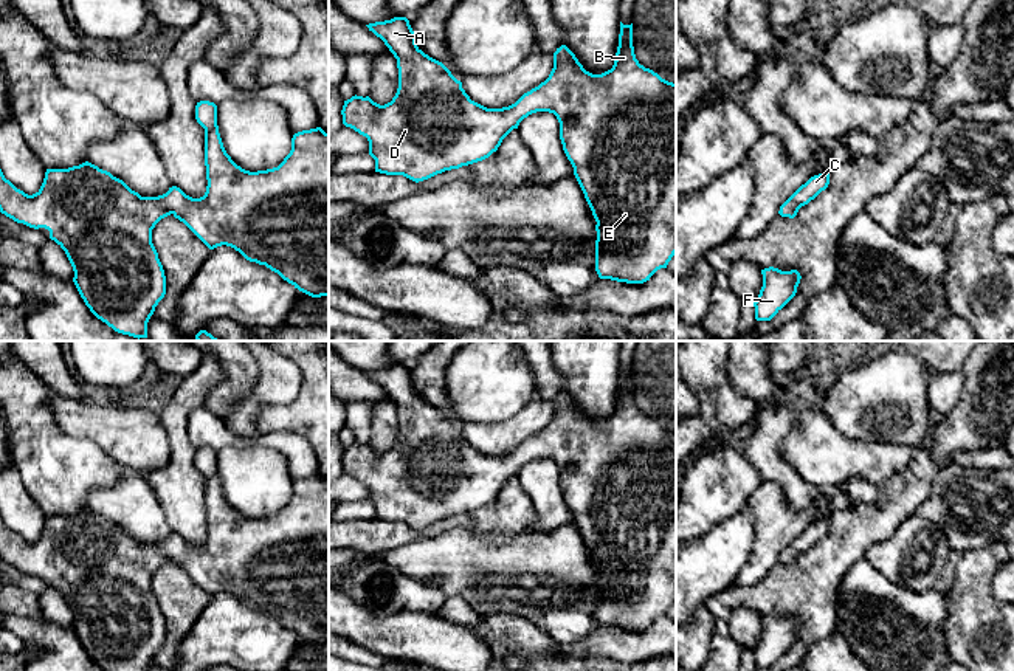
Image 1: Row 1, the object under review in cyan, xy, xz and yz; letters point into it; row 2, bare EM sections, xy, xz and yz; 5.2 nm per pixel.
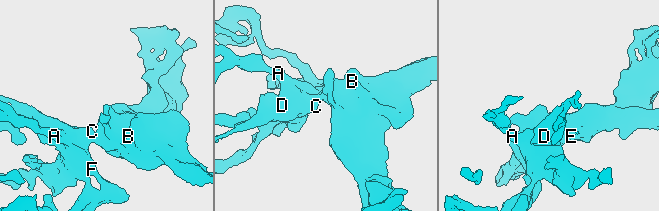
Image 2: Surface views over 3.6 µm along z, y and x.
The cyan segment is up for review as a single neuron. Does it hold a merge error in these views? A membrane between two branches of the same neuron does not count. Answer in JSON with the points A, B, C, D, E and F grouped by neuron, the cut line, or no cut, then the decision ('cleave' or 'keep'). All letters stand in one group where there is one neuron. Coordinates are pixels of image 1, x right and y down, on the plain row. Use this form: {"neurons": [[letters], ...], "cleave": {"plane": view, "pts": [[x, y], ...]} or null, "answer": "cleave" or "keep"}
{"neurons": [["A", "B", "C", "D", "E", "F"]], "cleave": null, "answer": "keep"}

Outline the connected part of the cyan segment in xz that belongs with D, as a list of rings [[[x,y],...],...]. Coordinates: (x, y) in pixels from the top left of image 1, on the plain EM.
[[[394,364],[366,372],[380,384],[397,406],[398,435],[391,449],[380,452],[369,443],[352,443],[344,448],[343,471],[369,488],[369,502],[375,507],[375,519],[403,522],[416,530],[445,518],[459,516],[488,505],[502,487],[518,476],[532,460],[554,460],[560,470],[563,497],[574,514],[574,522],[597,569],[595,618],[600,626],[626,631],[643,631],[660,615],[667,615],[676,601],[676,431],[639,411],[633,394],[633,370],[620,369],[619,394],[611,417],[592,422],[583,415],[575,401],[561,392],[554,400],[554,415],[538,434],[524,440],[515,451],[487,456],[462,435],[451,418],[425,401],[416,391],[409,367]]]

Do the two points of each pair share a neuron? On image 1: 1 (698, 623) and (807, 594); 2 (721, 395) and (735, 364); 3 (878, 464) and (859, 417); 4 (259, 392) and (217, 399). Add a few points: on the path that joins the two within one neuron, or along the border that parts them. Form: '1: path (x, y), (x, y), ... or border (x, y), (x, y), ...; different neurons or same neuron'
1: border (704, 606), (717, 619); different neurons
2: border (726, 357), (729, 381), (758, 400); different neurons
3: border (836, 425), (856, 439), (895, 442), (904, 447); different neurons
4: border (255, 358), (258, 368), (255, 385), (224, 419); different neurons

